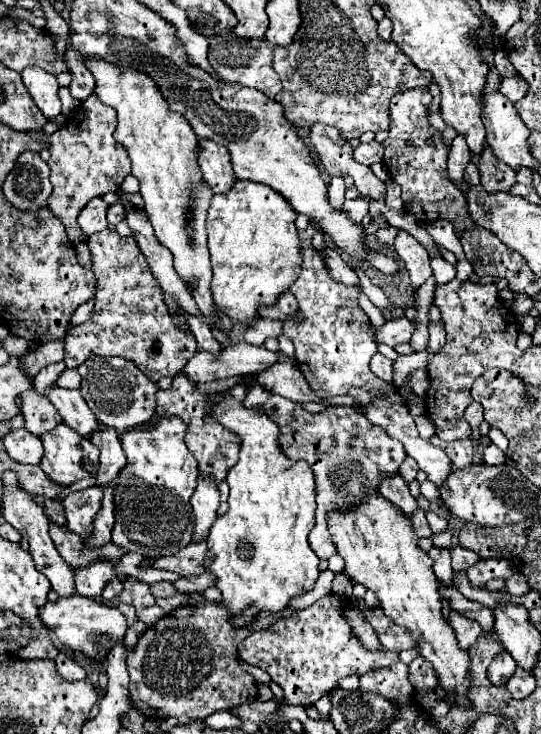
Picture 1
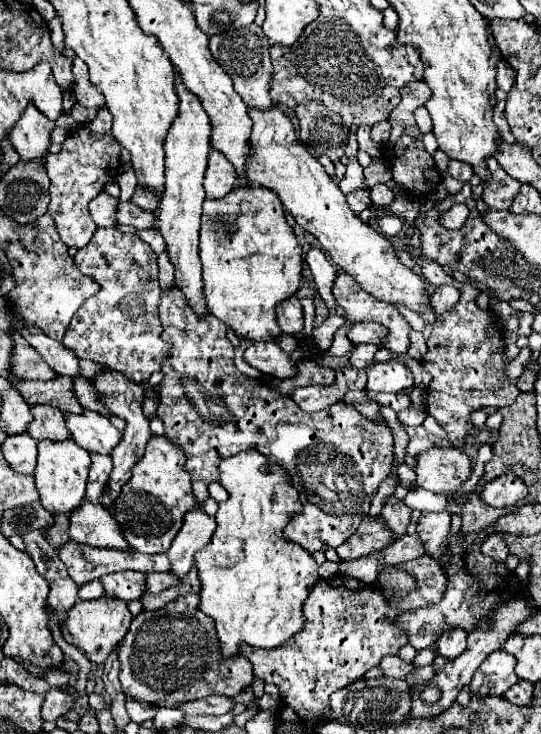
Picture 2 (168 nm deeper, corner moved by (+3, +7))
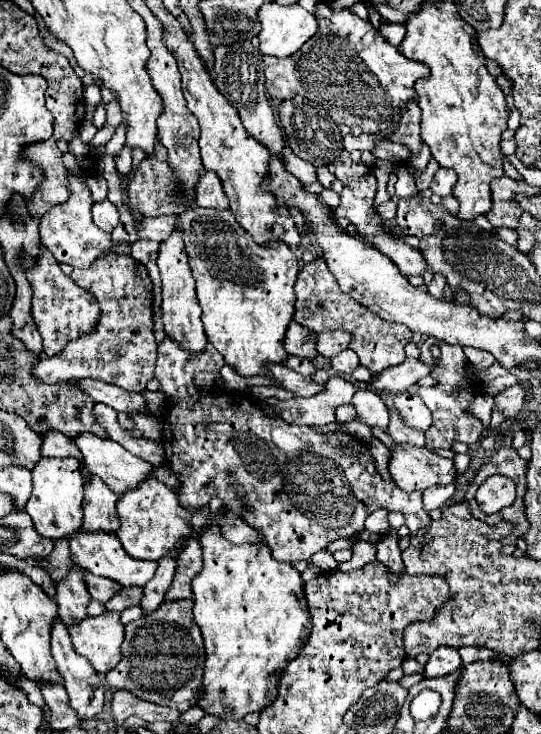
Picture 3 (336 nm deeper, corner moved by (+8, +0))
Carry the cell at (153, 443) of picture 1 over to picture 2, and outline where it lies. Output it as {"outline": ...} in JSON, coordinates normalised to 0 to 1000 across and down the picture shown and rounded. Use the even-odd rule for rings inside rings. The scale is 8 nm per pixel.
{"outline":[[[279,595],[268,620],[246,636],[242,653],[227,661],[224,674],[213,683],[209,704],[224,715],[235,740],[250,751],[272,756],[305,753],[331,726],[342,699],[364,691],[349,658],[349,644],[338,639],[338,628],[342,620],[335,620],[335,609],[312,604],[305,595]]]}

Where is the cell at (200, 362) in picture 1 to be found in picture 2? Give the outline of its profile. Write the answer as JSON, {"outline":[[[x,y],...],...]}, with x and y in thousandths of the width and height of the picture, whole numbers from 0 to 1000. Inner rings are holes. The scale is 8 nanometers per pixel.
{"outline":[[[468,467],[453,475],[453,492],[479,503],[490,511],[512,516],[538,516],[549,511],[549,503],[538,486],[516,475],[512,467]]]}

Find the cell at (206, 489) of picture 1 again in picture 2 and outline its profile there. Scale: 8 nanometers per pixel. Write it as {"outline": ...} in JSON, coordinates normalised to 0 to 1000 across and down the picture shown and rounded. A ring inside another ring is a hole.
{"outline":[[[360,693],[349,702],[342,702],[338,718],[309,751],[316,764],[312,781],[342,786],[357,770],[357,756],[372,745],[379,745],[379,740],[386,740],[394,723],[397,723],[397,707],[379,702],[372,693]]]}

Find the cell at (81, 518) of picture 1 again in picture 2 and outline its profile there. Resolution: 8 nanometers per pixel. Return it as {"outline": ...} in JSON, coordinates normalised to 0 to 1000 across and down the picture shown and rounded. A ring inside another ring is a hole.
{"outline":[[[161,683],[150,688],[150,696],[135,696],[128,707],[131,707],[128,729],[139,740],[227,751],[242,748],[238,740],[231,740],[231,732],[224,729],[213,704],[190,688]]]}

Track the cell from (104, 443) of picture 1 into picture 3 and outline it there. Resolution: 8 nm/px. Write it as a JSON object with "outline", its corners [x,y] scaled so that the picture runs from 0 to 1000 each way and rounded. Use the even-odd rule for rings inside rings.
{"outline":[[[163,646],[163,657],[155,659],[155,714],[152,722],[192,722],[214,725],[222,717],[222,706],[214,698],[218,673],[207,673],[177,646]]]}

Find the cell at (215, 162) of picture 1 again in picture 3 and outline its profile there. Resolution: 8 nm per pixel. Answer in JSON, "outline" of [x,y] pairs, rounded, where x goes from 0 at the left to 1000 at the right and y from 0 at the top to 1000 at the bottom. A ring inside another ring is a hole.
{"outline":[[[392,232],[377,234],[362,253],[362,278],[370,283],[403,283],[403,286],[421,283],[421,270],[410,259],[410,248],[403,237],[392,237]]]}

